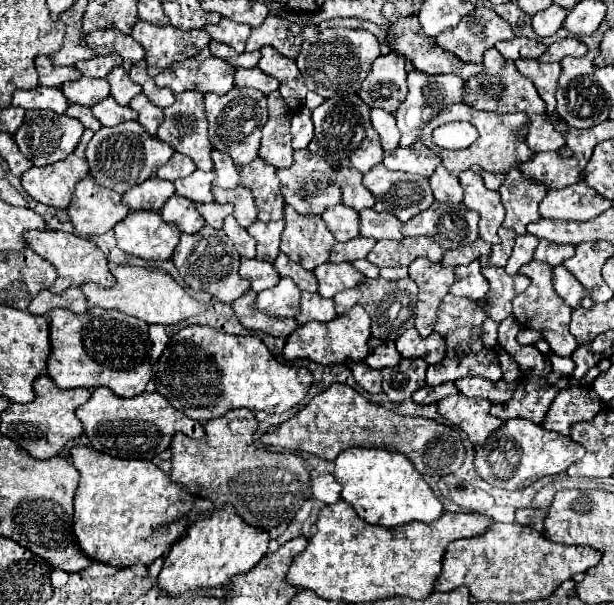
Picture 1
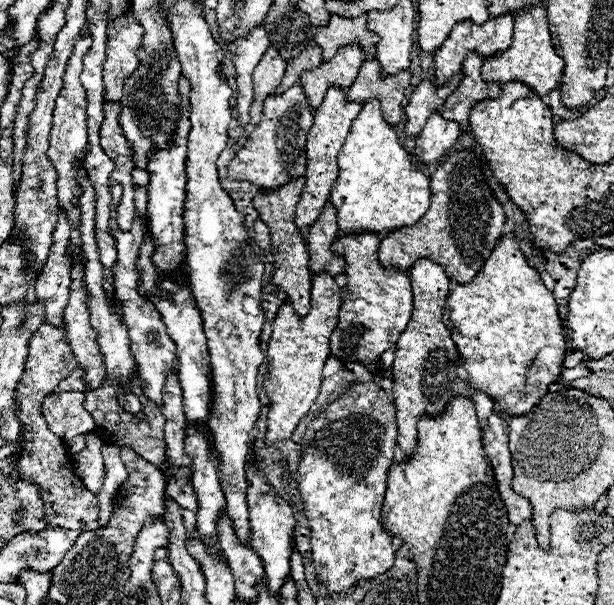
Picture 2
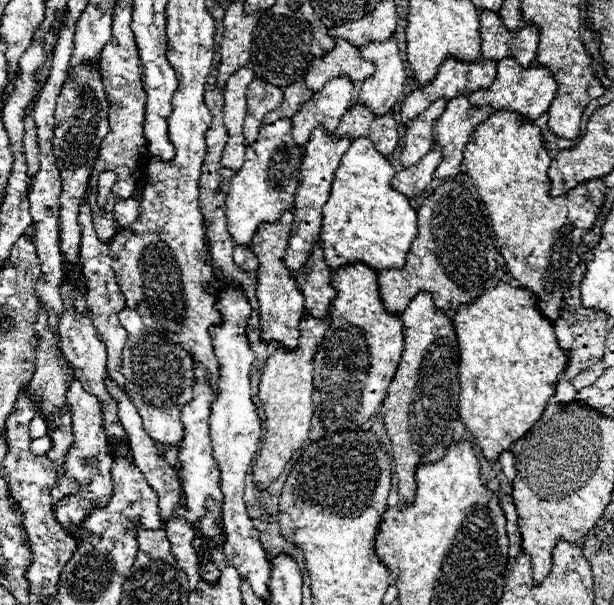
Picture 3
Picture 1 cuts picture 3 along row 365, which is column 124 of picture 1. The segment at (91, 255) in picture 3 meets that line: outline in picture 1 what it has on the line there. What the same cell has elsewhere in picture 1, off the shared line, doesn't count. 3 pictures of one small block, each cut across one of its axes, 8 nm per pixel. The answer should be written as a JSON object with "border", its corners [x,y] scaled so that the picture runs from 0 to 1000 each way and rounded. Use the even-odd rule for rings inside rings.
{"border":[[[182,159],[160,169],[150,179],[150,185],[163,198],[166,208],[189,208],[189,205],[199,205],[205,198],[221,198],[225,195],[225,185],[218,185],[212,175],[205,175],[205,179],[195,175]]]}

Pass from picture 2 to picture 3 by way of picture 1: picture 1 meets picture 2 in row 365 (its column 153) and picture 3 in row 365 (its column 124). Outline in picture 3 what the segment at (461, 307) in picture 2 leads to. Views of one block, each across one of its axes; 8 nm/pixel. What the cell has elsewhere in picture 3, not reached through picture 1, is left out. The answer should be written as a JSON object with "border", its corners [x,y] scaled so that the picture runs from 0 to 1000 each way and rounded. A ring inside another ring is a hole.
{"border":[[[811,466],[805,479],[792,479],[792,486],[746,512],[736,532],[749,575],[746,681],[756,694],[756,704],[769,714],[769,727],[785,740],[785,750],[795,760],[808,760],[818,744],[831,744],[834,734],[873,701],[893,661],[902,655],[902,638],[925,605],[925,588],[902,555],[899,532],[879,519],[873,489],[824,466]]]}

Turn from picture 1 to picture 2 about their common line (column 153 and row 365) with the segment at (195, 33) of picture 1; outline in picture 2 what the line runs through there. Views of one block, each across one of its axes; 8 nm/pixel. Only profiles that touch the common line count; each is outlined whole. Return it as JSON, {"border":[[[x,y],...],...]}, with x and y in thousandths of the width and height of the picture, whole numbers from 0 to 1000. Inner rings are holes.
{"border":[[[68,536],[46,565],[39,618],[23,648],[26,691],[33,694],[39,717],[39,740],[29,760],[29,780],[65,803],[65,823],[72,830],[72,856],[78,869],[134,873],[137,866],[160,860],[160,826],[147,810],[137,807],[134,793],[124,787],[124,770],[104,740],[104,727],[81,714],[75,694],[65,684],[72,658],[88,648],[94,635],[117,618],[117,612],[124,612],[124,595],[107,572],[104,542]]]}

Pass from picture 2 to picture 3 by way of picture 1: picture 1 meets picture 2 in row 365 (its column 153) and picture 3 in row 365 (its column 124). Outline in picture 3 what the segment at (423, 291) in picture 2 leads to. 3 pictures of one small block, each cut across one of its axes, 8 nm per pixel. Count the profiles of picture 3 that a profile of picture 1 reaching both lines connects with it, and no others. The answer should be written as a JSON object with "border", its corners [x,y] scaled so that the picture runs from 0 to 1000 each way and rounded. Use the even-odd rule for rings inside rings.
{"border":[[[697,483],[678,486],[655,516],[658,582],[625,658],[625,701],[645,764],[648,820],[661,833],[674,826],[674,777],[684,764],[713,760],[736,731],[733,704],[746,691],[746,565],[726,516],[707,506]]]}

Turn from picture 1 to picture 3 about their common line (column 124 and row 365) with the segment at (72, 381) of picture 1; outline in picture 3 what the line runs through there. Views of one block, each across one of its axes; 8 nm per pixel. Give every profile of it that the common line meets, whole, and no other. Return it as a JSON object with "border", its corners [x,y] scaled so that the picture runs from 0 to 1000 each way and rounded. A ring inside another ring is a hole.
{"border":[[[593,433],[564,436],[547,446],[541,453],[541,473],[550,486],[541,496],[534,562],[524,562],[511,588],[508,664],[531,711],[583,707],[616,681],[616,668],[625,661],[629,641],[642,625],[658,575],[655,529],[629,516],[612,469],[612,450]]]}

